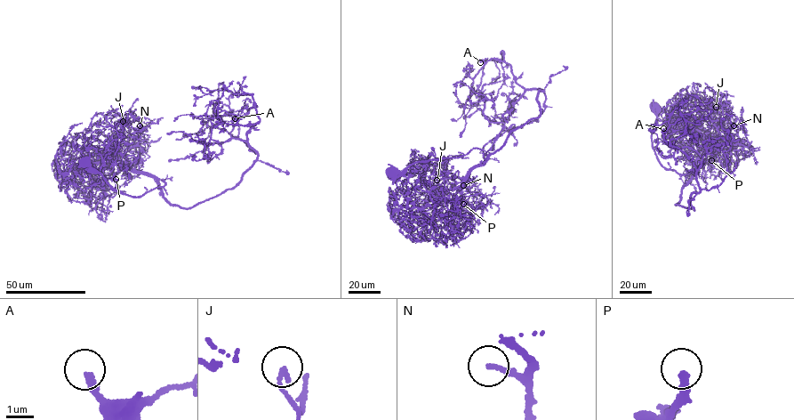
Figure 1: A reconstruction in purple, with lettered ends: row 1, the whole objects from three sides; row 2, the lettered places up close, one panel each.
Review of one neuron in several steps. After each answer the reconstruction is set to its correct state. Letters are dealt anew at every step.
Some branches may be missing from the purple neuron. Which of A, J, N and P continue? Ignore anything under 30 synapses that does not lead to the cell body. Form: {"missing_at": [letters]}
{"missing_at": ["A"]}

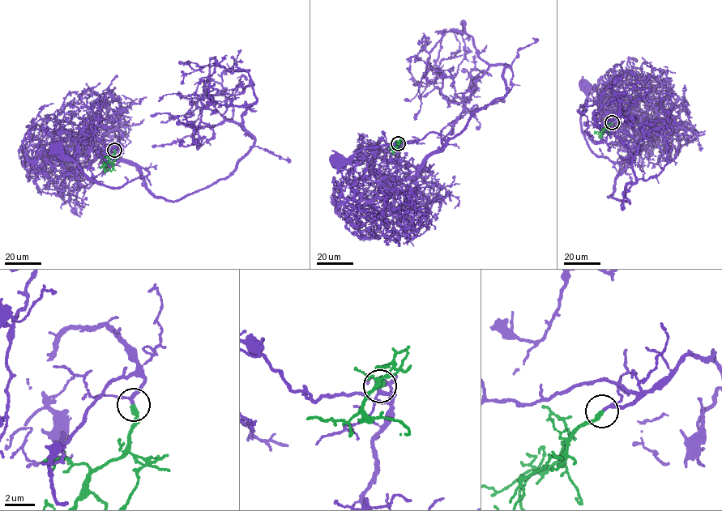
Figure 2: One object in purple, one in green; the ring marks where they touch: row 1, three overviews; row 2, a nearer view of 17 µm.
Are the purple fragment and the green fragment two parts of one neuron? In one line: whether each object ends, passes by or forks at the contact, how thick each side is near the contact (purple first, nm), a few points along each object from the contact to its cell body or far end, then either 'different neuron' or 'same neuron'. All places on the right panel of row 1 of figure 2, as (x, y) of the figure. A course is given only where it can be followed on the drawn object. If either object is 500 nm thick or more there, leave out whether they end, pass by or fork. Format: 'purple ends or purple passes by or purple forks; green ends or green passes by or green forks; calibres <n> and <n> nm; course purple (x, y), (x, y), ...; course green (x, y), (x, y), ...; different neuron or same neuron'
purple passes by; green ends; calibres 160 and 300 nm; course purple (612, 122), (625, 116), (635, 142), (630, 159), (597, 155), (587, 143), (580, 121), (585, 85); course green (612, 122), (604, 129), (594, 131); same neuron

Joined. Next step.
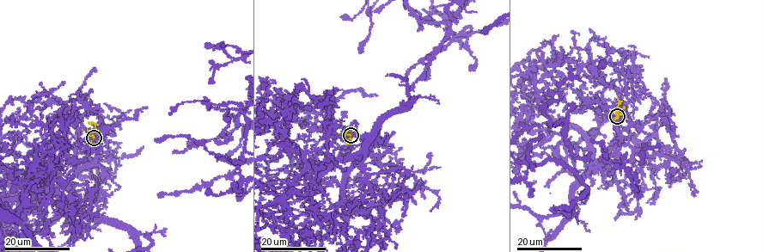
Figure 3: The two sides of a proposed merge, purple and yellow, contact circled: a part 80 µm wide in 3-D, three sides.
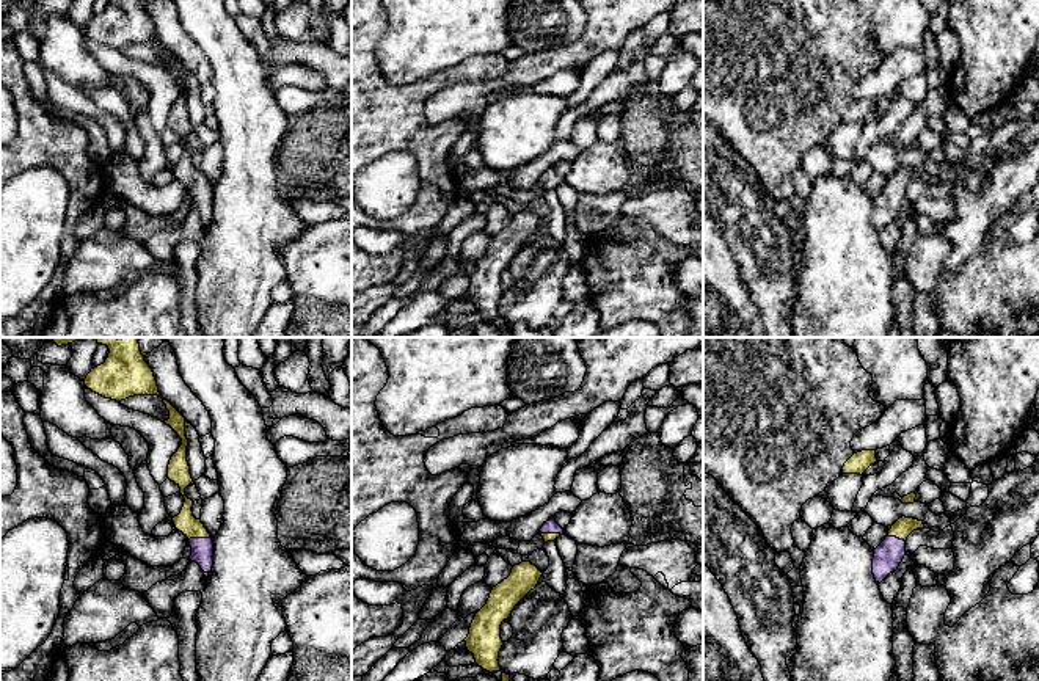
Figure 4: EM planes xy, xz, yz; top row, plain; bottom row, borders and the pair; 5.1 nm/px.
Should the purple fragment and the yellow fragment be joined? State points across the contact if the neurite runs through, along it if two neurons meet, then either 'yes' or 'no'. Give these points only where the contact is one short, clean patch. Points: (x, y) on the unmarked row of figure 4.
across xy (201, 196), (200, 187), (185, 171) | yes

